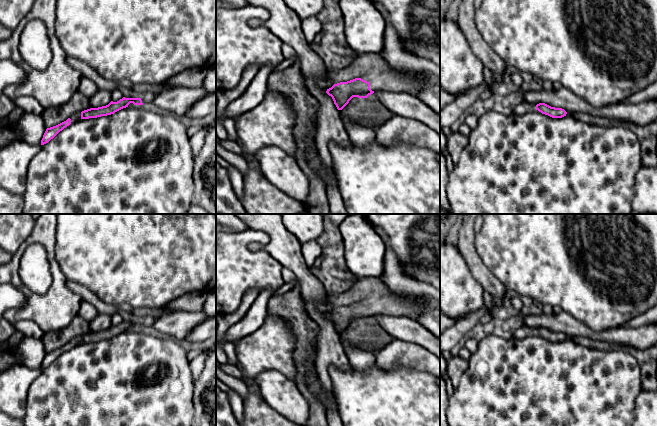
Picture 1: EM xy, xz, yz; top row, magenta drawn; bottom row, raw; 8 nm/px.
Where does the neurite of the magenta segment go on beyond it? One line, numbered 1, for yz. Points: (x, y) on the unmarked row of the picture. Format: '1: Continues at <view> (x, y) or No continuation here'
1: Continues at yz (524, 331)

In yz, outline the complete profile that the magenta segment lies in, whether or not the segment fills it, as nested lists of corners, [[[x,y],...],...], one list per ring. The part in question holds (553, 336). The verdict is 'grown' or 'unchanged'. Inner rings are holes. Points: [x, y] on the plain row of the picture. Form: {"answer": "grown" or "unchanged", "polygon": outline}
{"answer": "grown", "polygon": [[[522,325],[518,328],[513,337],[516,339],[523,339],[534,334],[538,334],[542,338],[548,339],[552,342],[562,342],[567,338],[567,336],[562,332],[551,331],[545,327],[539,327],[535,330],[534,328],[530,328],[526,325]]]}

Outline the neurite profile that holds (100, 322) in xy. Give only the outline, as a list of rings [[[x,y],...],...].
[[[98,313],[90,322],[91,332],[106,330],[111,326],[111,316]]]

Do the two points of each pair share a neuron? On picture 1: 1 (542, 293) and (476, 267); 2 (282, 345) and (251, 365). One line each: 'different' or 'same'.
1: different
2: same

